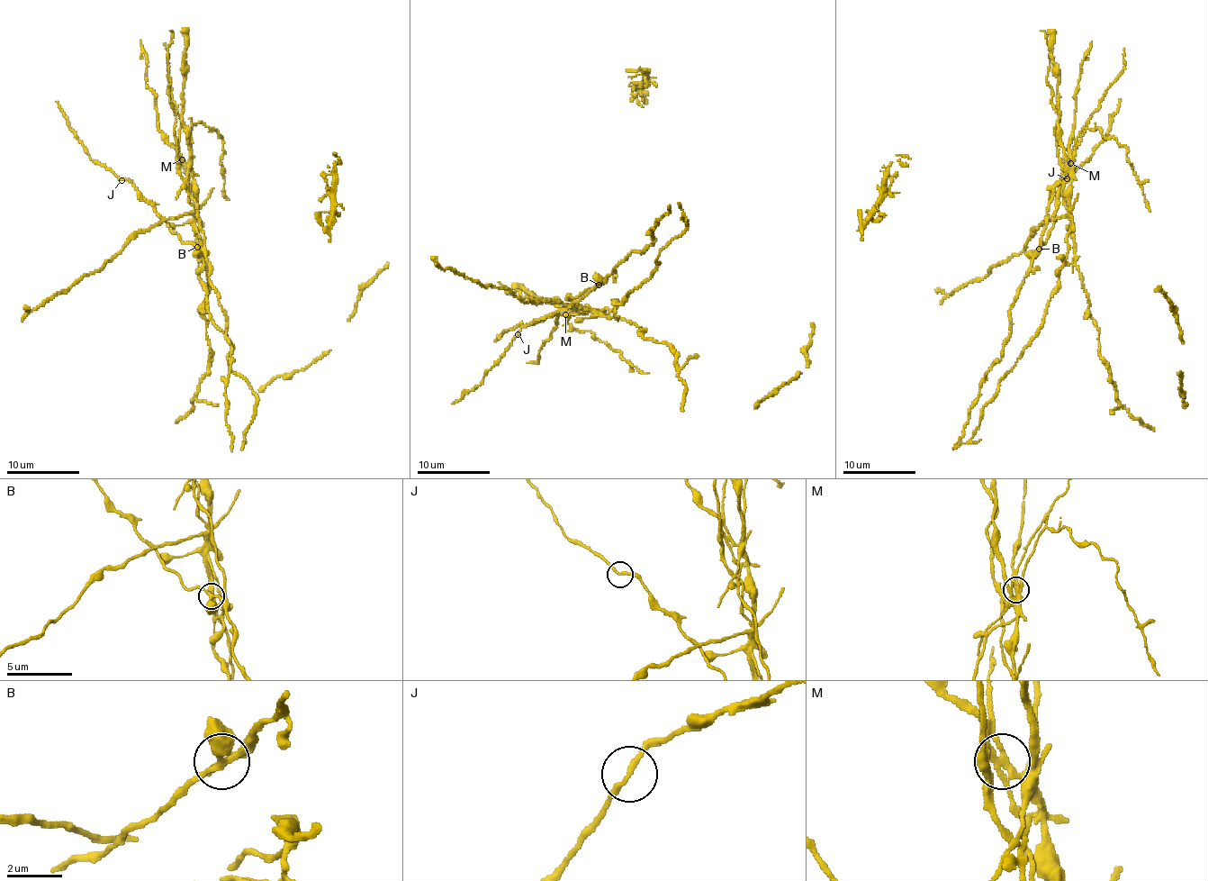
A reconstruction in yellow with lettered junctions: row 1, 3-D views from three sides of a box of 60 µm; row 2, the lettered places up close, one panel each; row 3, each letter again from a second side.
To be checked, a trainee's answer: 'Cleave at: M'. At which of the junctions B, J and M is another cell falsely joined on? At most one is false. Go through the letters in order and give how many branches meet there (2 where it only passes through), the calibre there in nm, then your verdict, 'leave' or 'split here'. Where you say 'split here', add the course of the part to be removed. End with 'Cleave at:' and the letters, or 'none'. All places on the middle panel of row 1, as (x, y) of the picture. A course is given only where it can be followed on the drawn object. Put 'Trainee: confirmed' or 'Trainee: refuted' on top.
Trainee: confirmed
B: 3 branches meet; 260 nm thick; leave
J: 2 branches meet; 190 nm thick; leave
M: 3 branches meet; 200 nm thick; split here
Cleave at: M

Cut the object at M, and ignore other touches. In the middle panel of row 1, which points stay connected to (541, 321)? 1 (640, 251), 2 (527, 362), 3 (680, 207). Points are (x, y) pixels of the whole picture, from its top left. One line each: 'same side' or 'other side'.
1: same side
2: other side
3: other side

